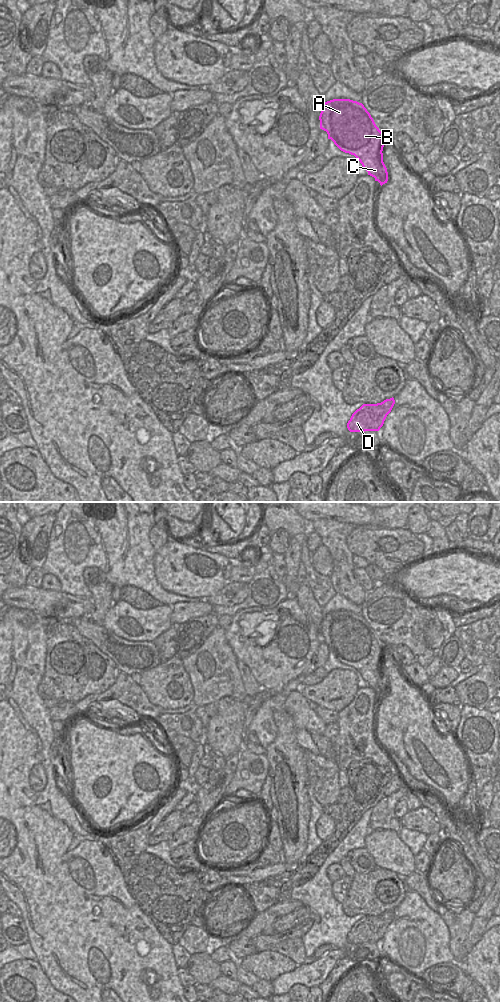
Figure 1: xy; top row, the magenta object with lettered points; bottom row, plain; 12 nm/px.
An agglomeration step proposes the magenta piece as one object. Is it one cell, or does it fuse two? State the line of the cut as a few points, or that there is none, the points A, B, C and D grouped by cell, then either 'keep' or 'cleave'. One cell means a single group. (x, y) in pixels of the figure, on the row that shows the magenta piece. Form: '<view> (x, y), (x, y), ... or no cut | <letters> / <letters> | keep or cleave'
no cut | A B C D | keep

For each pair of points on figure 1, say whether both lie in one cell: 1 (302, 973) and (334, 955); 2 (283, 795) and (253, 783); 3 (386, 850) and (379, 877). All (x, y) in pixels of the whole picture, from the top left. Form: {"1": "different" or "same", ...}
{"1": "same", "2": "different", "3": "different"}

